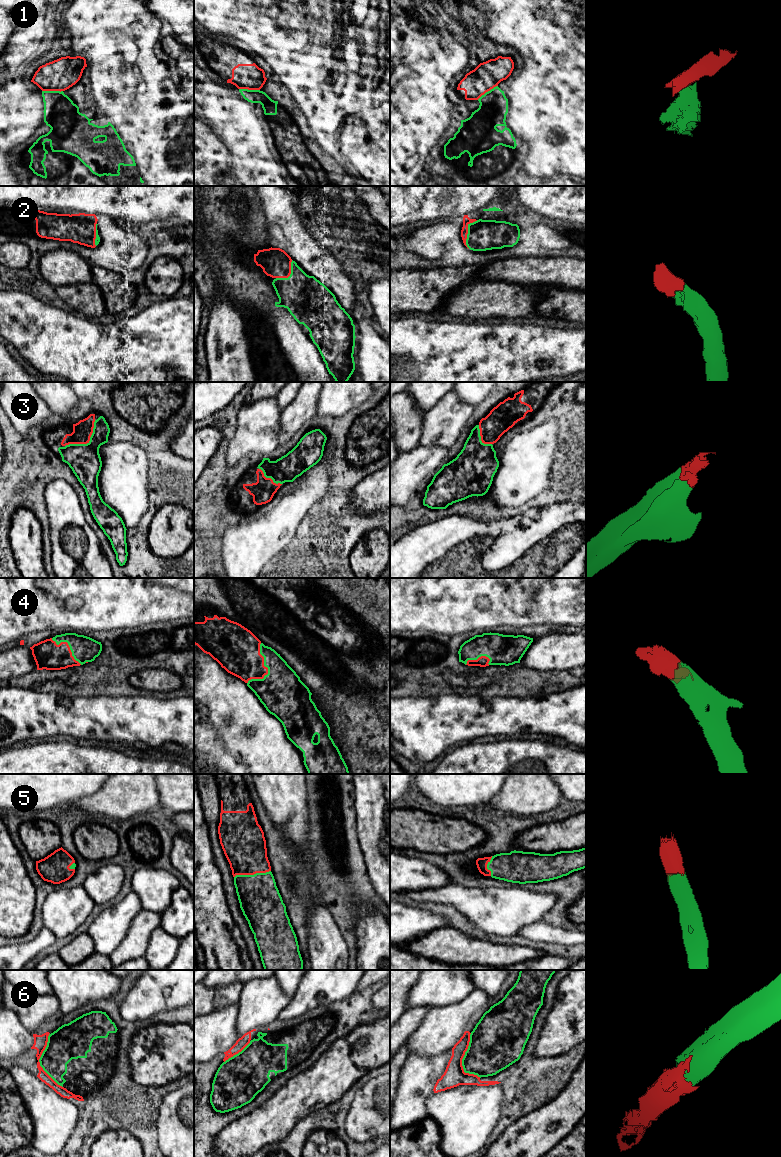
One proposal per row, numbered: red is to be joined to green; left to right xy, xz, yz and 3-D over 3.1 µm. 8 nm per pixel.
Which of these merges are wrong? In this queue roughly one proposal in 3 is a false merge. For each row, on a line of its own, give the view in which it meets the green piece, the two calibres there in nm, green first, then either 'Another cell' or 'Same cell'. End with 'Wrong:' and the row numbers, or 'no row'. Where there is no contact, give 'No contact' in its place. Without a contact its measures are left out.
1: Touches green in xy. Thickness 280 nm (green) against 260 nm. Another cell
2: Touches green in yz. Thickness 240 nm (green) against 60 nm. Same cell
3: Touches green in xy. Thickness 260 nm (green) against 160 nm. Same cell
4: Touches green in xz. Thickness 360 nm (green) against 320 nm. Same cell
5: Touches green in xz. Thickness 340 nm (green) against 340 nm. Same cell
6: Touches green in xy. Thickness 260 nm (green) against 110 nm. Same cell
Wrong: 1

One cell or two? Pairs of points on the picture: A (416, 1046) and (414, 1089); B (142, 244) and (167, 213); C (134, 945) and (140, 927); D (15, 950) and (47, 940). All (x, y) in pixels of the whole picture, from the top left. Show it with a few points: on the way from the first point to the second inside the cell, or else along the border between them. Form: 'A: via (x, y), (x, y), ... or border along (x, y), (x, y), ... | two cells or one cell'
A: border along (410, 1053), (440, 1054) | two cells
B: border along (134, 229), (140, 231) | two cells
C: via (136, 941), (140, 931) | one cell
D: via (23, 950), (29, 950), (39, 943) | one cell

